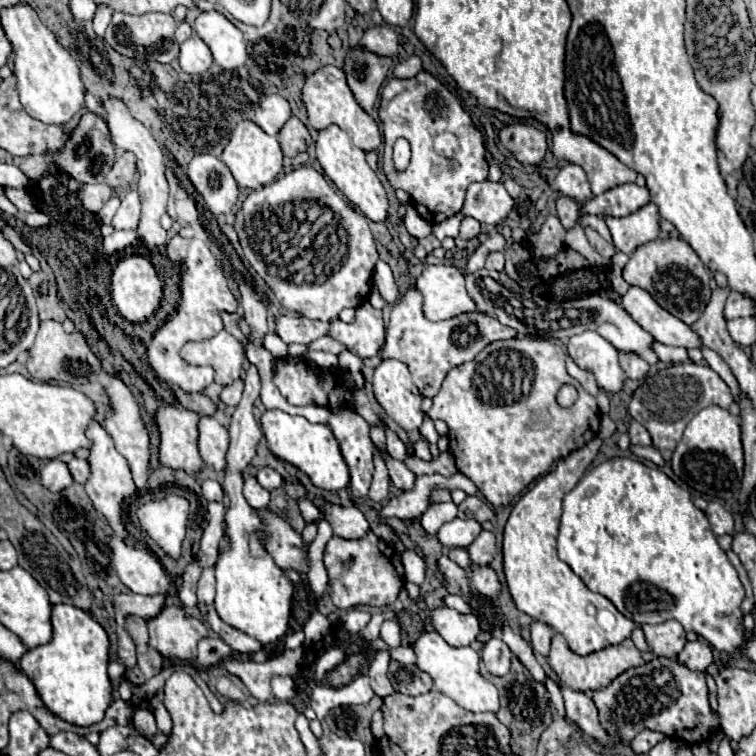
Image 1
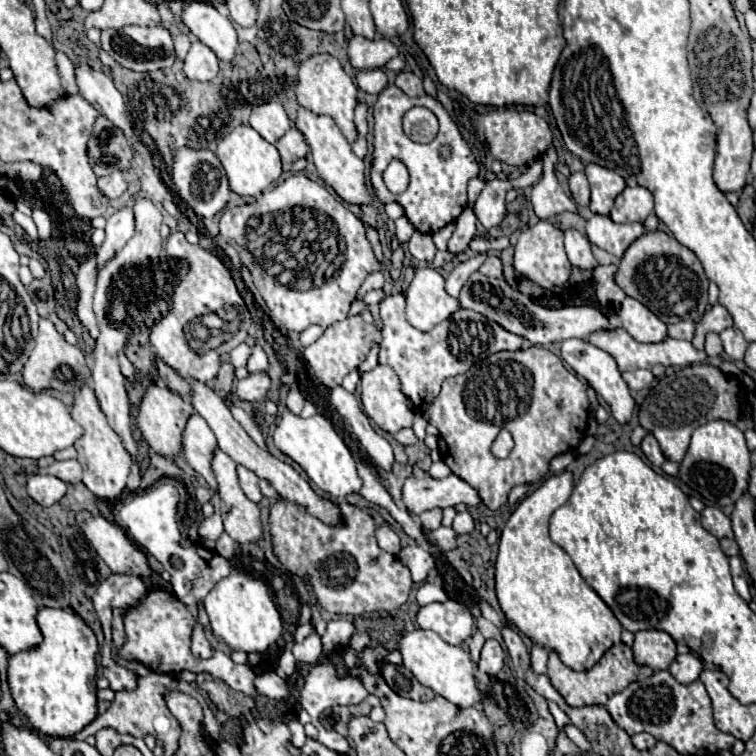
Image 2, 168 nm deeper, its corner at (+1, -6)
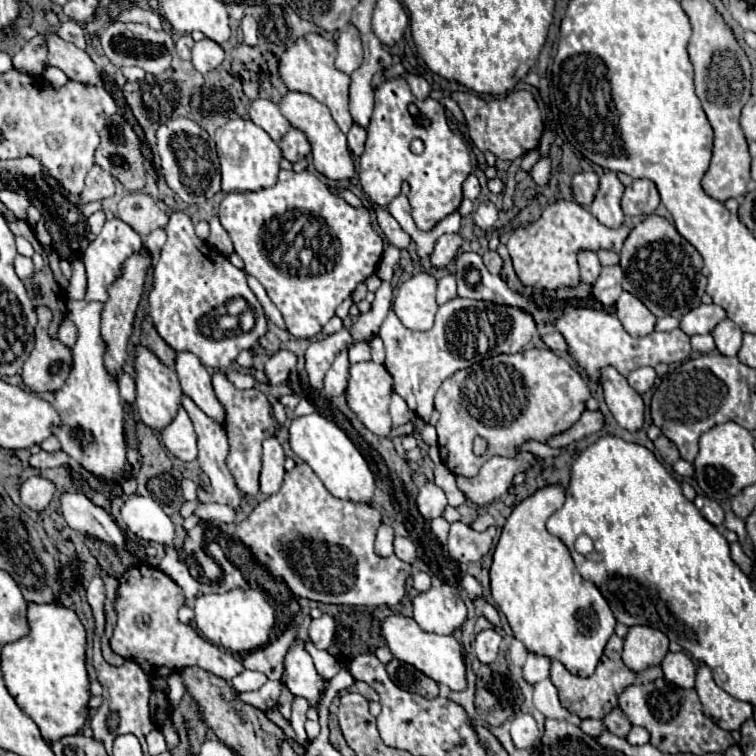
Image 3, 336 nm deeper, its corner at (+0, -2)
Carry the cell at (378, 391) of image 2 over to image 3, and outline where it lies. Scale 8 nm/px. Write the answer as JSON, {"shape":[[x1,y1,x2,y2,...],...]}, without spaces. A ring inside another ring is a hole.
{"shape":[[360,362,360,364,350,364,348,376,350,378,348,378,348,386,346,386,346,402,348,402,350,410,370,432,374,432,378,436,388,436,390,428,392,428,392,420,390,420,390,412,388,412,392,380,390,380,388,370,374,362]]}

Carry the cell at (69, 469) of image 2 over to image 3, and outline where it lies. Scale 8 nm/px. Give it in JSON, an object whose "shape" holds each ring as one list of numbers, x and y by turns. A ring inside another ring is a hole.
{"shape":[[40,450,38,454,32,454,30,456,30,466,36,468,36,470,42,470,42,468,56,468,56,466,62,466,70,460,70,456,62,450,58,452,44,452]]}

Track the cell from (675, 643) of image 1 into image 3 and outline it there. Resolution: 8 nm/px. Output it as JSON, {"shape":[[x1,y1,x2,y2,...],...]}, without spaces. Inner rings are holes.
{"shape":[[630,626,624,636,622,660,626,668,642,672,650,666,660,666,668,652,668,638,650,626]]}

